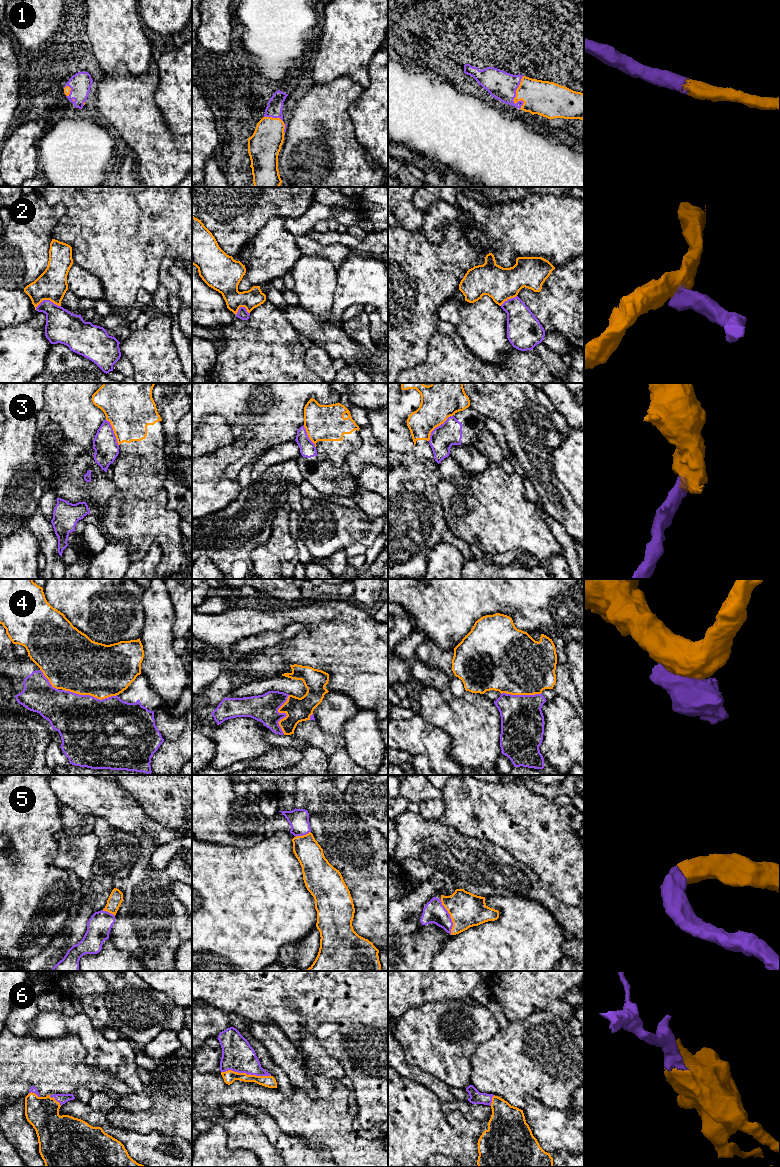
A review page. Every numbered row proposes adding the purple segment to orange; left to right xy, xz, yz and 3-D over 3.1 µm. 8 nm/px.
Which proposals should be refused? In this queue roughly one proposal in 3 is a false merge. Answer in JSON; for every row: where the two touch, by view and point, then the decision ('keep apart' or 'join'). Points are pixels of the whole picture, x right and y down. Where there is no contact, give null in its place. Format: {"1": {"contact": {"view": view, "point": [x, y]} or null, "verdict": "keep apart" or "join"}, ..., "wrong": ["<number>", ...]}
{"1": {"contact": {"view": "yz", "point": [515, 97]}, "verdict": "join"}, "2": {"contact": {"view": "xy", "point": [47, 299]}, "verdict": "keep apart"}, "3": {"contact": {"view": "yz", "point": [437, 426]}, "verdict": "keep apart"}, "4": {"contact": {"view": "xy", "point": [89, 694]}, "verdict": "keep apart"}, "5": {"contact": {"view": "yz", "point": [450, 916]}, "verdict": "join"}, "6": {"contact": {"view": "xz", "point": [245, 1073]}, "verdict": "join"}, "wrong": ["2", "3", "4"]}

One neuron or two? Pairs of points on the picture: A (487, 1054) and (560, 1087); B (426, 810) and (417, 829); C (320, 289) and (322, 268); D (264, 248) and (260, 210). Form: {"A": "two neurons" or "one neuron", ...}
{"A": "one neuron", "B": "two neurons", "C": "one neuron", "D": "two neurons"}

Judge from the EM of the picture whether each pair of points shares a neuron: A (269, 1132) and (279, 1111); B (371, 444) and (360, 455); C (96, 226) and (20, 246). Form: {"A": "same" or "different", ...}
{"A": "different", "B": "same", "C": "different"}

